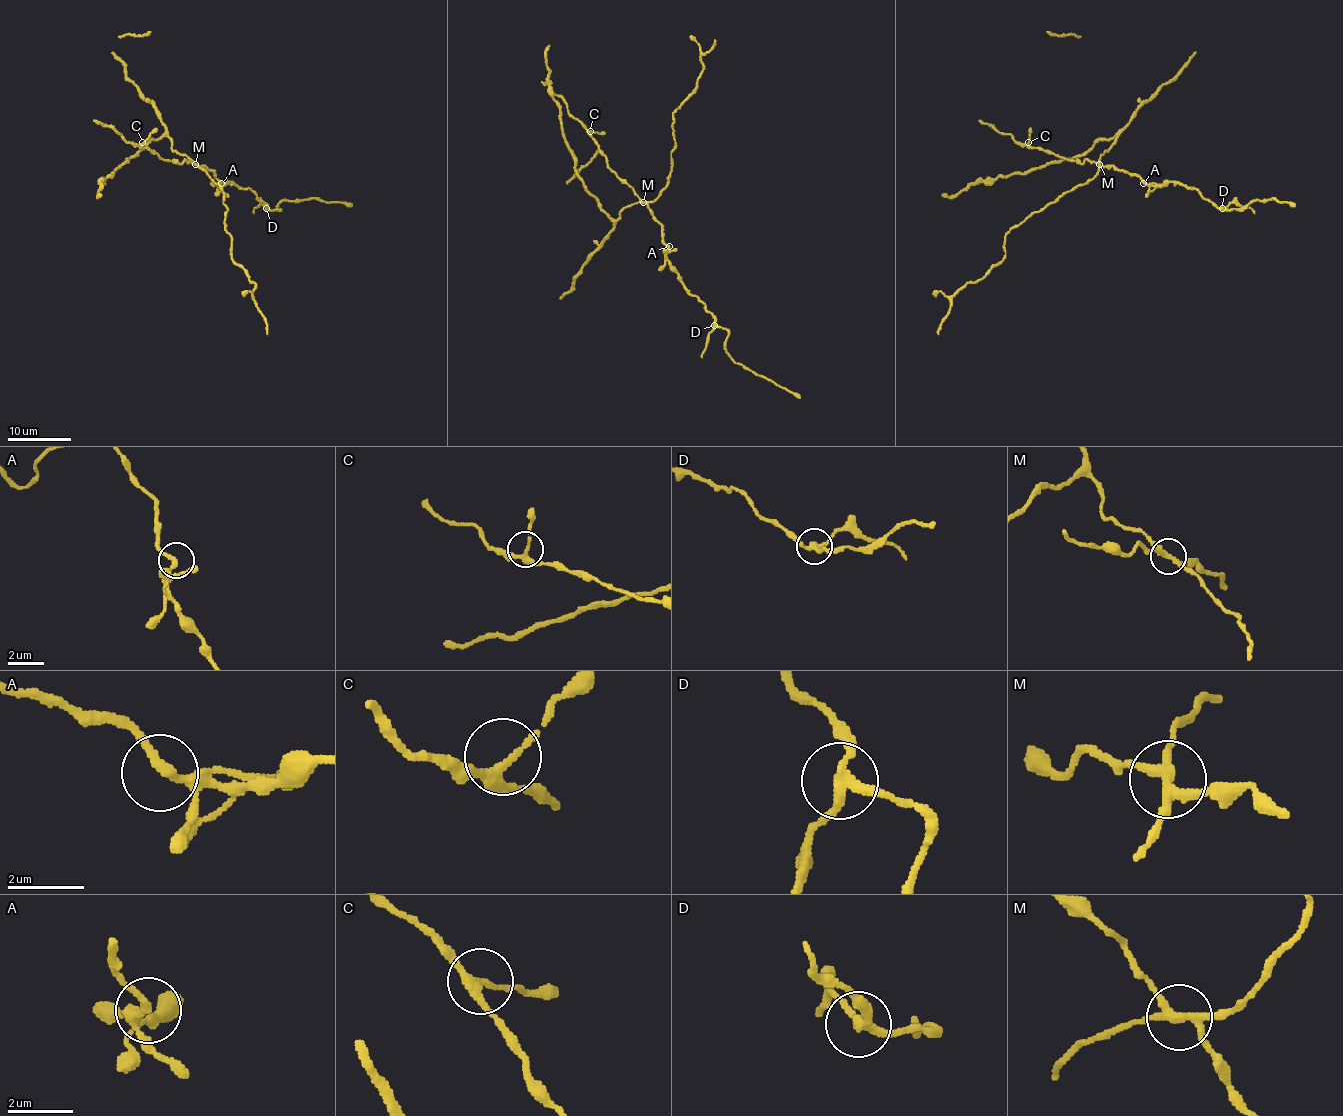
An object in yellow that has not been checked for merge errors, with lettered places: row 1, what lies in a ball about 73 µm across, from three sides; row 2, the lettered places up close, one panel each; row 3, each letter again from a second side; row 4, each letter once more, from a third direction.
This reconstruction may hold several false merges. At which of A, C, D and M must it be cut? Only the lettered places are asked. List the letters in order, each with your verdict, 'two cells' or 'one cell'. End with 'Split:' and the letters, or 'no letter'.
A: one cell
C: one cell
D: two cells
M: two cells
Split: D, M

